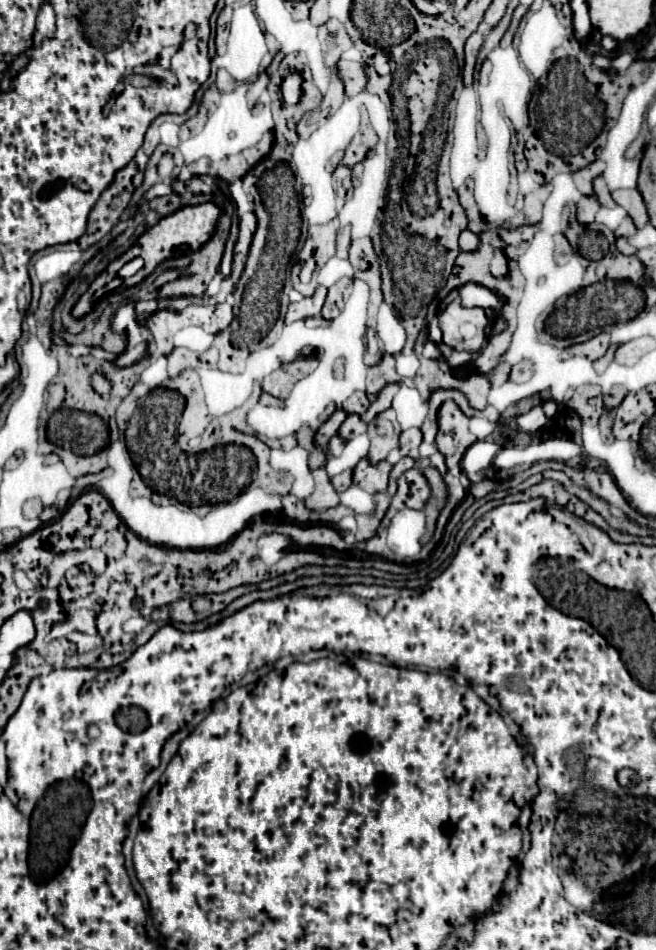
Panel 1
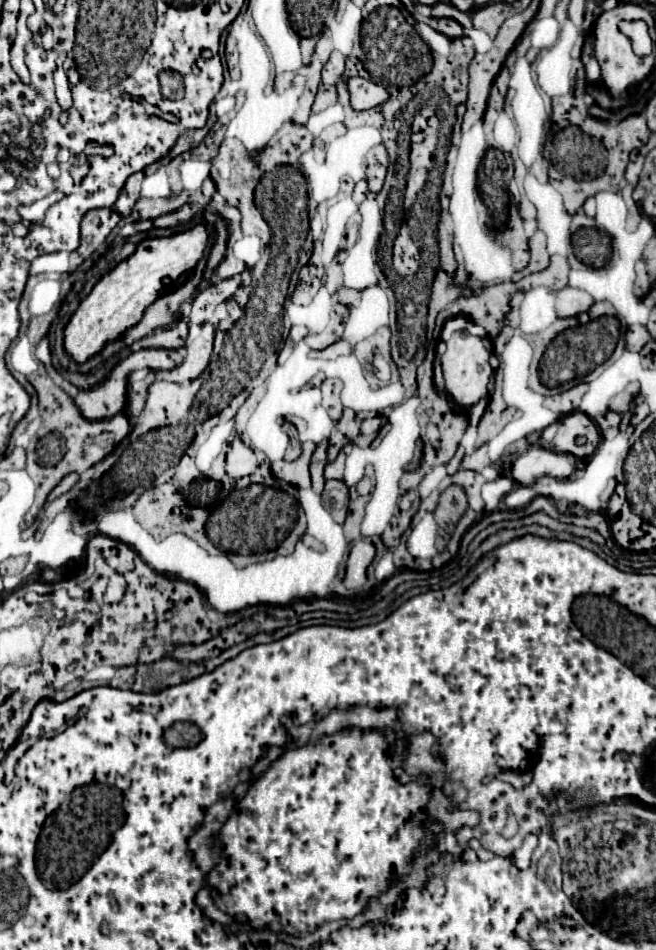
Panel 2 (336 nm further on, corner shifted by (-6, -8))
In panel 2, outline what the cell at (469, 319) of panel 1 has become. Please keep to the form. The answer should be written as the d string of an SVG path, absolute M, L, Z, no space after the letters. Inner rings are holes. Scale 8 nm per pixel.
M463 331L463 333L453 333L453 337L447 341L447 349L441 355L441 365L443 365L443 379L445 379L445 393L451 395L451 399L459 407L473 407L487 395L487 381L491 377L491 365L489 365L489 351L483 347L481 339Z

